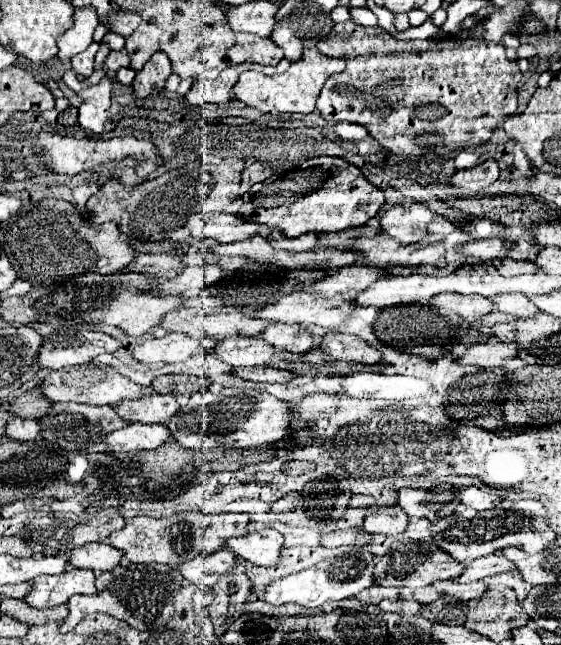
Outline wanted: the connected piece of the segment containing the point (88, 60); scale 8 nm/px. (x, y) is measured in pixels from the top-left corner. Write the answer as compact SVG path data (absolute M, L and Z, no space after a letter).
M92 42L84 52L72 56L72 58L70 58L72 70L74 70L76 74L88 78L88 76L92 74L92 70L94 70L94 56L96 56L96 52L98 52L98 44Z

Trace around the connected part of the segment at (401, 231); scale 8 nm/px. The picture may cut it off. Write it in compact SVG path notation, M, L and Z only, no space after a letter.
M422 202L396 204L380 216L380 228L394 240L402 244L412 244L430 236L426 226L434 218L438 218L438 214L432 212L428 204Z

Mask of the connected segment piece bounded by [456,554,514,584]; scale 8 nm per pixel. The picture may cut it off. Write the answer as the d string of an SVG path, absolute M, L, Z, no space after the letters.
M492 554L492 556L486 556L486 558L476 558L470 564L466 564L466 570L456 580L462 582L462 584L468 584L468 582L484 580L486 576L492 576L492 574L498 574L498 572L506 572L506 570L514 570L514 564L510 560L506 560L504 556Z

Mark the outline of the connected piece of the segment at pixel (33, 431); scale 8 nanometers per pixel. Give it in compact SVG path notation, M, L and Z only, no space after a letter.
M14 418L8 422L6 434L14 440L38 440L40 438L40 422L32 418Z

